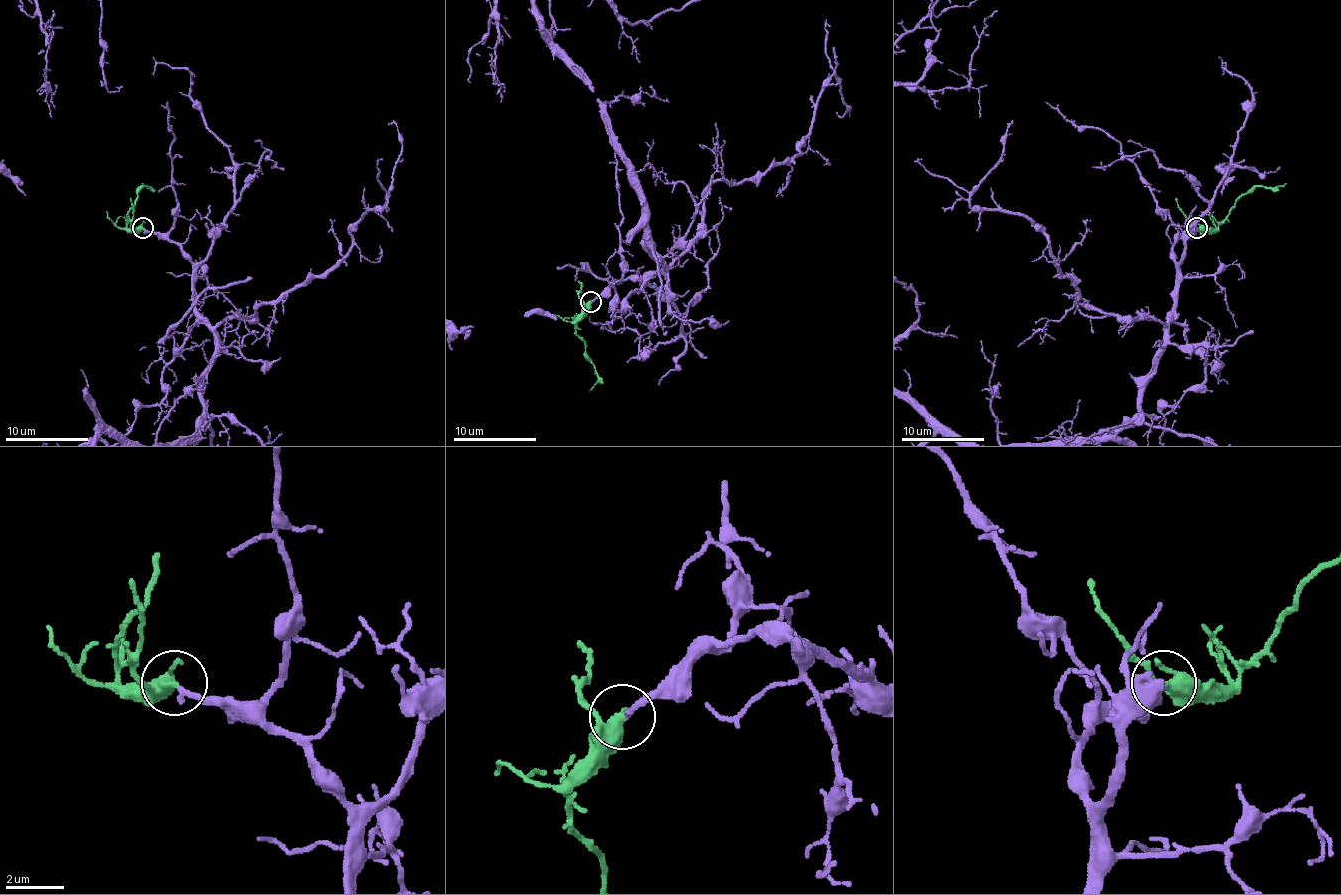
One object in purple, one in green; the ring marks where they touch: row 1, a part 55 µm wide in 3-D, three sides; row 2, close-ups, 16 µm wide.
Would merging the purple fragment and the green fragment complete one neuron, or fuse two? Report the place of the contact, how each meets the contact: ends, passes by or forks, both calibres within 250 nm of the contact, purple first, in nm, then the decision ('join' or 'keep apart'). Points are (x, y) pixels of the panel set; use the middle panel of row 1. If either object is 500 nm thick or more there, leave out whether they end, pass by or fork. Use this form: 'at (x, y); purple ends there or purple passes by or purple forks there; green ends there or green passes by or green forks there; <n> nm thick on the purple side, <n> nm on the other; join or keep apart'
at (591, 302); purple ends there; green forks there; 220 nm thick on the purple side, 320 nm on the other; join

